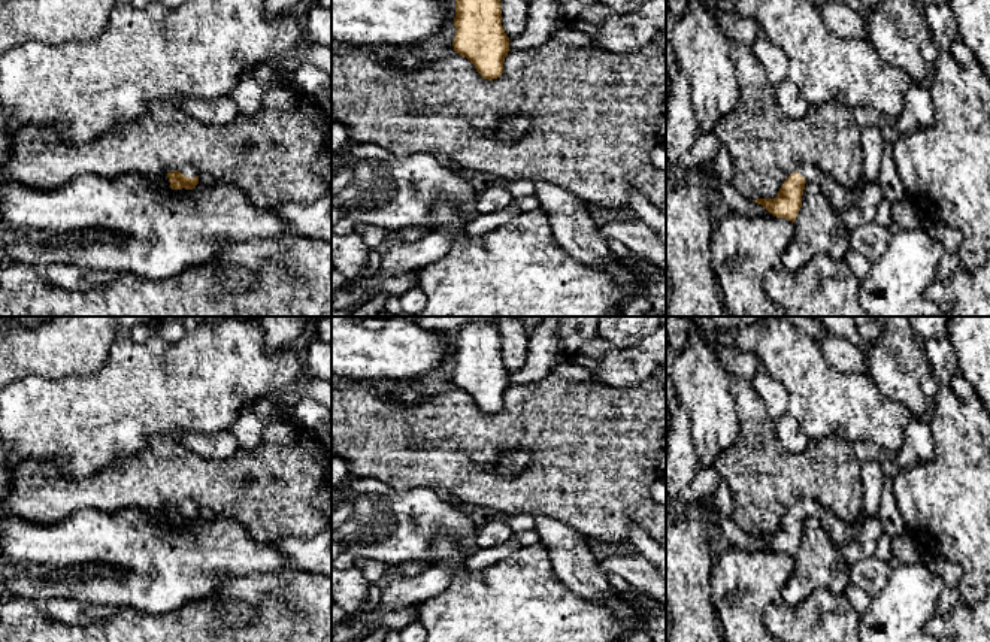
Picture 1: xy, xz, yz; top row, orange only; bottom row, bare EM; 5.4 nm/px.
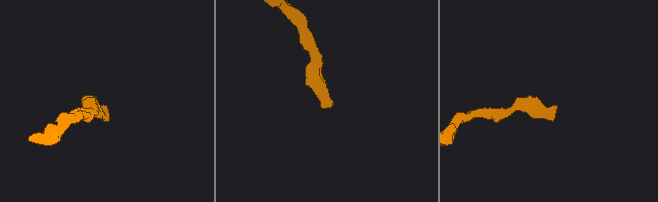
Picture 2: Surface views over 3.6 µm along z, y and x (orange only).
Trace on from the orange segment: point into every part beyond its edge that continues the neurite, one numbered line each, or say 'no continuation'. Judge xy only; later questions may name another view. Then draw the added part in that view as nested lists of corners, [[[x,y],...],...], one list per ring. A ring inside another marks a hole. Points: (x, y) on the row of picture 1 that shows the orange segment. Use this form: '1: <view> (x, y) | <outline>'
1: xy (188, 170) | [[[191,164],[182,166],[178,172],[184,173],[187,178],[199,176],[199,170]]]

